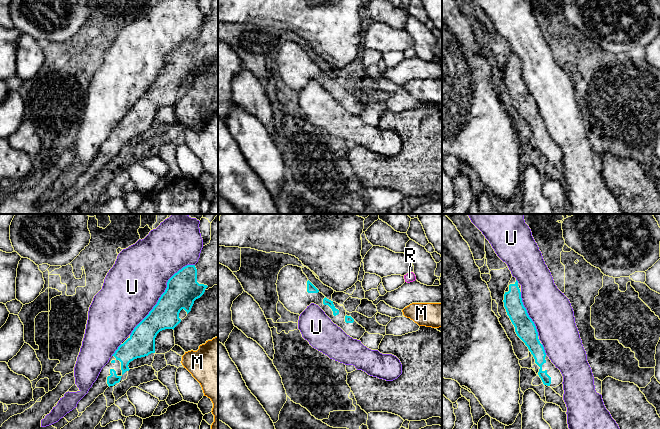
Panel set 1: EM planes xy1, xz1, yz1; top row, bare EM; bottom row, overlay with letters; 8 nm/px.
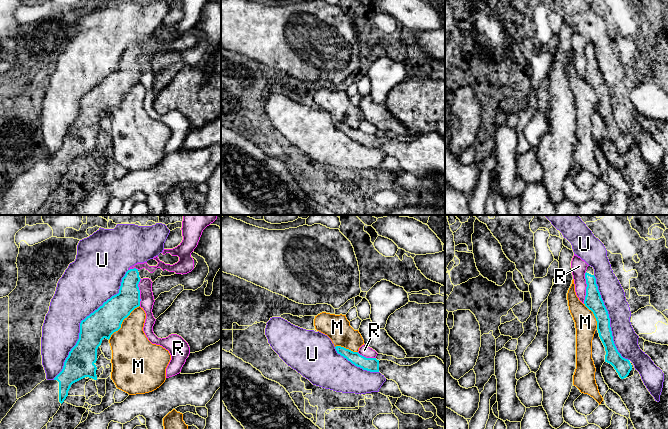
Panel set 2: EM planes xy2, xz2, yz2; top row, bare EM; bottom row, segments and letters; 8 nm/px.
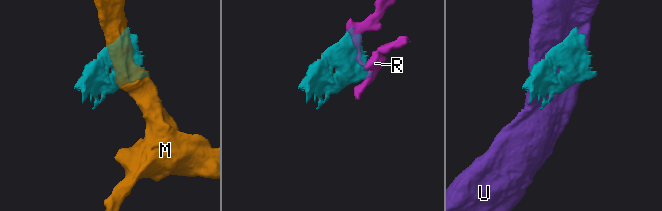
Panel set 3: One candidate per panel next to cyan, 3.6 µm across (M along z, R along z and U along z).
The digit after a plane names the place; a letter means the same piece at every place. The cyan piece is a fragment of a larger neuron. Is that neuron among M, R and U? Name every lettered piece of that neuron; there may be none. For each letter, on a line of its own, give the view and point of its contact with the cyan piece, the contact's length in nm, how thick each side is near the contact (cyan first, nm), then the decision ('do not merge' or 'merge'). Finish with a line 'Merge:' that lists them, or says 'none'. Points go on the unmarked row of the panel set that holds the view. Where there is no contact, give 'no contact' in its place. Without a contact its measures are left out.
M: contact xy2 (122, 97); length 380 nm; calibres 240 and 320 nm; do not merge
R: contact yz2 (586, 64); length 260 nm; calibres 140 and 120 nm; do not merge
U: contact xy2 (82, 96); length 1050 nm; calibres 240 and 400 nm; do not merge
Merge: none

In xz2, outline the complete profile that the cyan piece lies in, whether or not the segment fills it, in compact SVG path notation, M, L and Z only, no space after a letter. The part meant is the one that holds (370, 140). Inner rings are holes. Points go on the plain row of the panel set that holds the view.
M341 122L335 125L355 142L380 148L386 155L395 157L404 172L419 178L432 174L445 175L445 140L436 132L421 134L411 142L400 142L388 136L366 134Z

